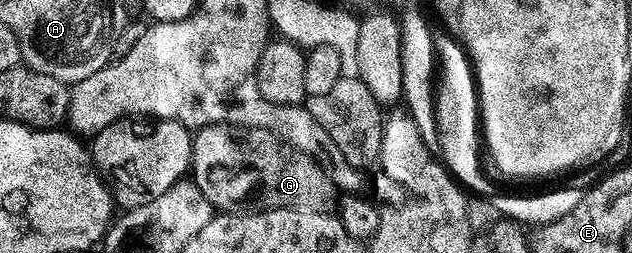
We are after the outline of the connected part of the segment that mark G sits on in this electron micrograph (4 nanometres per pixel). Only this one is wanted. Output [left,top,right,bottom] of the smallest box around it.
[189,124,340,213]

